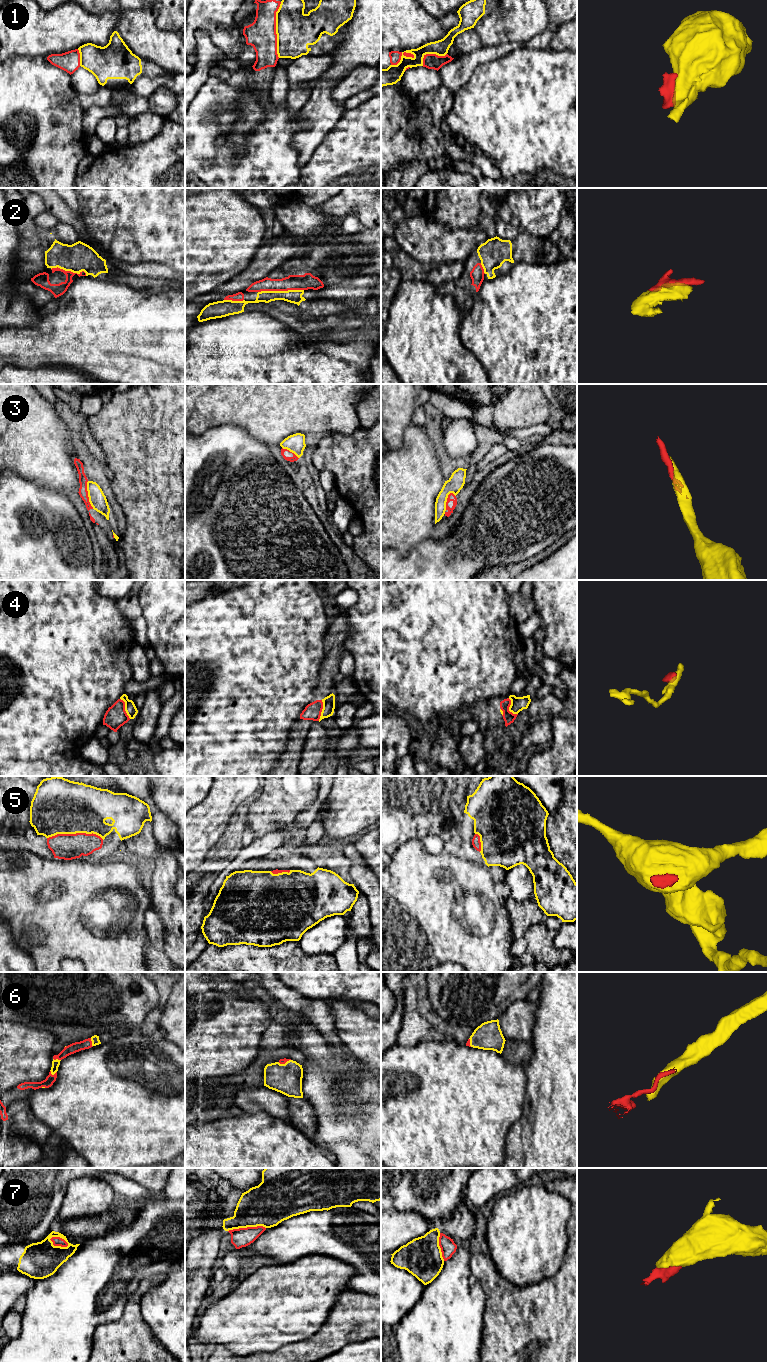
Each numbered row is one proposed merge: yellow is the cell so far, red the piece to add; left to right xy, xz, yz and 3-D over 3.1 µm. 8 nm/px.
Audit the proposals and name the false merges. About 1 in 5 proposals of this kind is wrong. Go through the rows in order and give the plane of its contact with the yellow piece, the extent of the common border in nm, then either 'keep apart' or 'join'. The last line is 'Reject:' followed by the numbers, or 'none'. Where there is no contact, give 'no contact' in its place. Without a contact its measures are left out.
1: meets yellow in xz; contact 440 nm long; keep apart
2: meets yellow in xz; contact 360 nm long; join
3: meets yellow in xy; contact 220 nm long; keep apart
4: meets yellow in xy; contact 190 nm long; keep apart
5: meets yellow in xy; contact 460 nm long; join
6: meets yellow in xy; contact 60 nm long; join
7: meets yellow in xy; contact 170 nm long; join
Reject: 1, 3, 4

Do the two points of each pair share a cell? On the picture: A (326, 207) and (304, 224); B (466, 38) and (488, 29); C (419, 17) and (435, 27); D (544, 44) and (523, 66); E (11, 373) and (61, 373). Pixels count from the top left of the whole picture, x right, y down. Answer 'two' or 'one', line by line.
A: two
B: two
C: one
D: two
E: one

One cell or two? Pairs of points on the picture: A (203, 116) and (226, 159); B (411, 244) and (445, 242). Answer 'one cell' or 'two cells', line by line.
A: one cell
B: one cell

